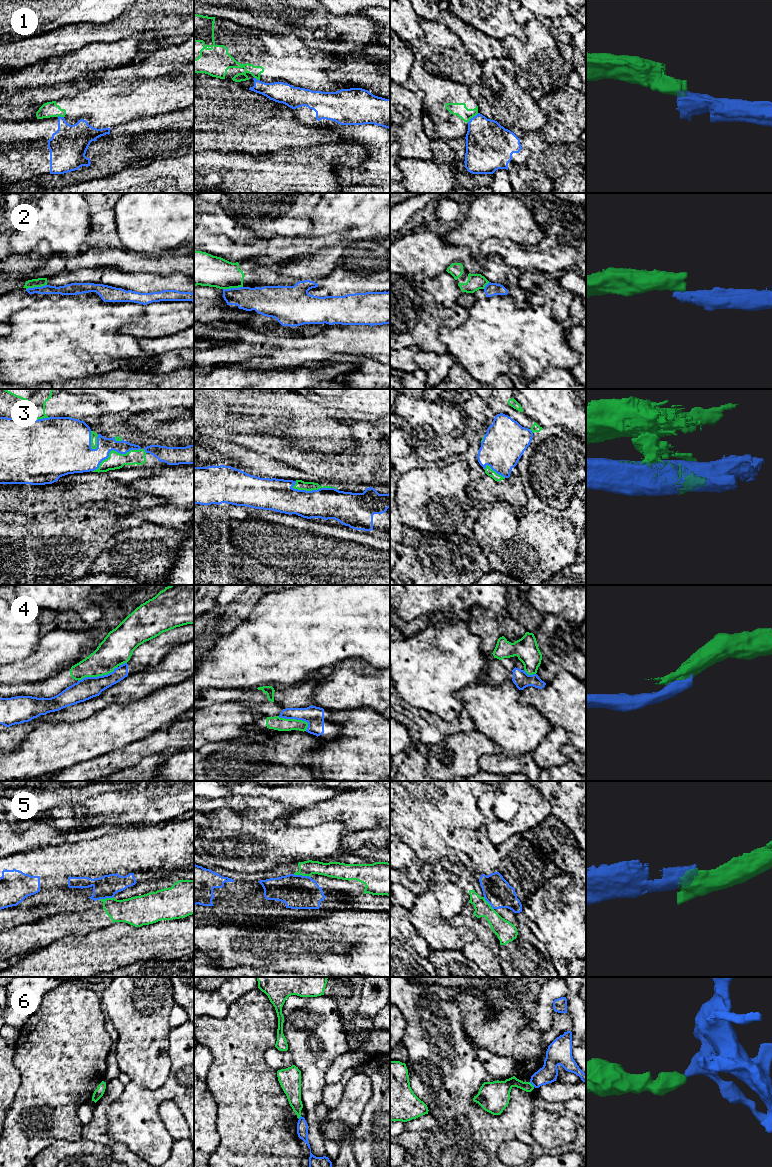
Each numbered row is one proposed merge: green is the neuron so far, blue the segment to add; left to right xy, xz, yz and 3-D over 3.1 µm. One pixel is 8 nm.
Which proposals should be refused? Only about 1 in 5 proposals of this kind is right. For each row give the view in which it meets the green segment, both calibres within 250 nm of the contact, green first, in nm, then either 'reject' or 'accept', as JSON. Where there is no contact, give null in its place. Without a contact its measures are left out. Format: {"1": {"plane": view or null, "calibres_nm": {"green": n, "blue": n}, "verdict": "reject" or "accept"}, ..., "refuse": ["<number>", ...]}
{"1": {"plane": "yz", "calibres_nm": {"green": 110, "blue": 360}, "verdict": "reject"}, "2": {"plane": "xy", "calibres_nm": {"green": 70, "blue": 80}, "verdict": "reject"}, "3": {"plane": "xy", "calibres_nm": {"green": 130, "blue": 200}, "verdict": "reject"}, "4": {"plane": "xy", "calibres_nm": {"green": 240, "blue": 170}, "verdict": "reject"}, "5": {"plane": "xz", "calibres_nm": {"green": 130, "blue": 280}, "verdict": "reject"}, "6": {"plane": "yz", "calibres_nm": {"green": 150, "blue": 150}, "verdict": "reject"}, "refuse": ["1", "2", "3", "4", "5", "6"]}

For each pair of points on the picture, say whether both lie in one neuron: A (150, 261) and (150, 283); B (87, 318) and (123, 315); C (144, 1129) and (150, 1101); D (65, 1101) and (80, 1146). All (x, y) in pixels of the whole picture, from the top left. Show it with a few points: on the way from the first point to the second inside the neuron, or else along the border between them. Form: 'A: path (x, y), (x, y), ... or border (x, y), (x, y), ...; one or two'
A: border (140, 273), (156, 273), (161, 276); two
B: path (96, 318), (107, 318), (114, 315); one
C: path (140, 1122), (140, 1111), (143, 1108); one
D: border (81, 1137), (77, 1140), (57, 1139), (55, 1141); two

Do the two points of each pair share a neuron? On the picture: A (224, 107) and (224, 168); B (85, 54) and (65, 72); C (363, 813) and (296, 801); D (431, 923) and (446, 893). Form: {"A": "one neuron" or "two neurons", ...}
{"A": "two neurons", "B": "one neuron", "C": "two neurons", "D": "two neurons"}

